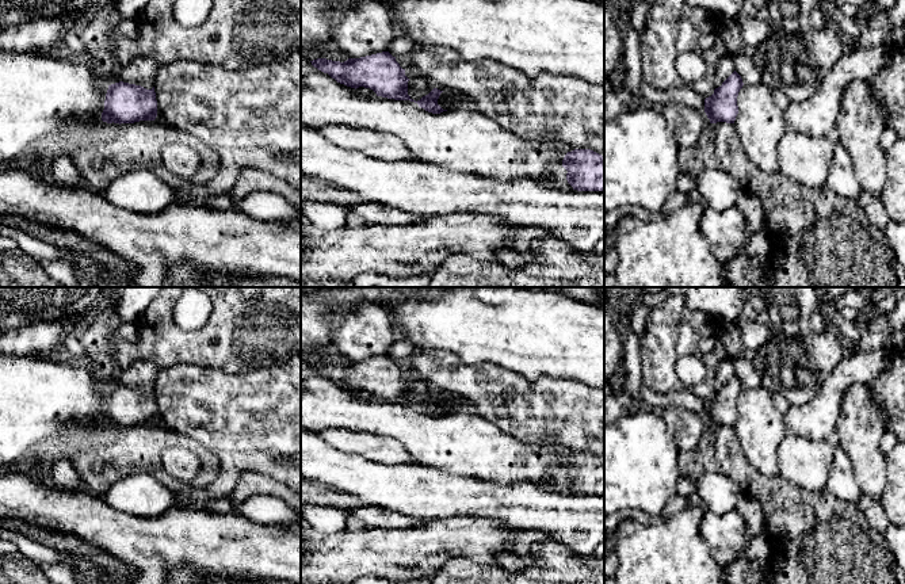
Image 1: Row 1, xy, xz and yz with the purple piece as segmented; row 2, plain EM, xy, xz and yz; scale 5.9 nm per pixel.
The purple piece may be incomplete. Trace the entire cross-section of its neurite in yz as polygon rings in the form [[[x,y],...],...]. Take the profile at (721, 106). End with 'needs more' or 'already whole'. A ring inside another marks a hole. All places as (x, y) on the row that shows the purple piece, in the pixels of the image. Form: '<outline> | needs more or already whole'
[[[734,70],[714,93],[704,99],[704,112],[710,123],[734,123],[738,114],[737,96],[744,83]]] | already whole

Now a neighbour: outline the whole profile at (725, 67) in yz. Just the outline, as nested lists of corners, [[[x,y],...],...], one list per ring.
[[[726,54],[717,62],[714,87],[718,88],[734,72],[733,56]]]

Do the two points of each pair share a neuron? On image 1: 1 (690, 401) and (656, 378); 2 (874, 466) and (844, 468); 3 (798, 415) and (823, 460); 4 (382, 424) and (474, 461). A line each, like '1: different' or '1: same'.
1: different
2: different
3: different
4: same

